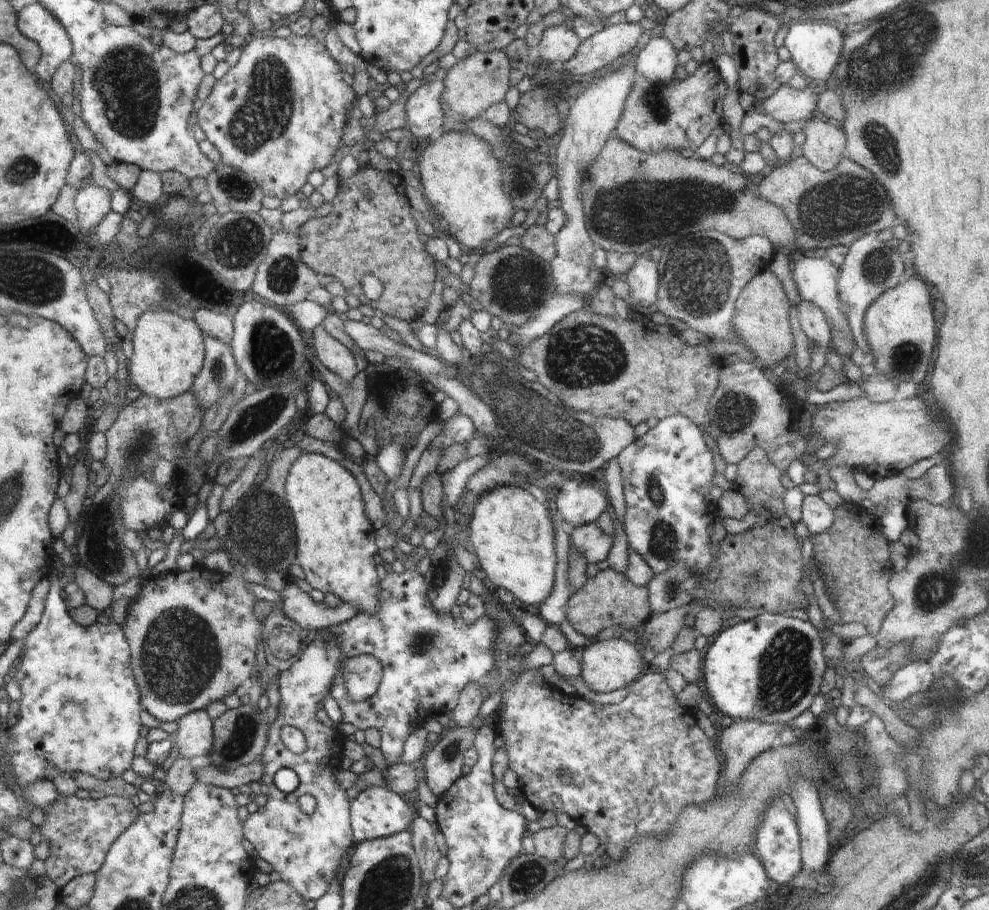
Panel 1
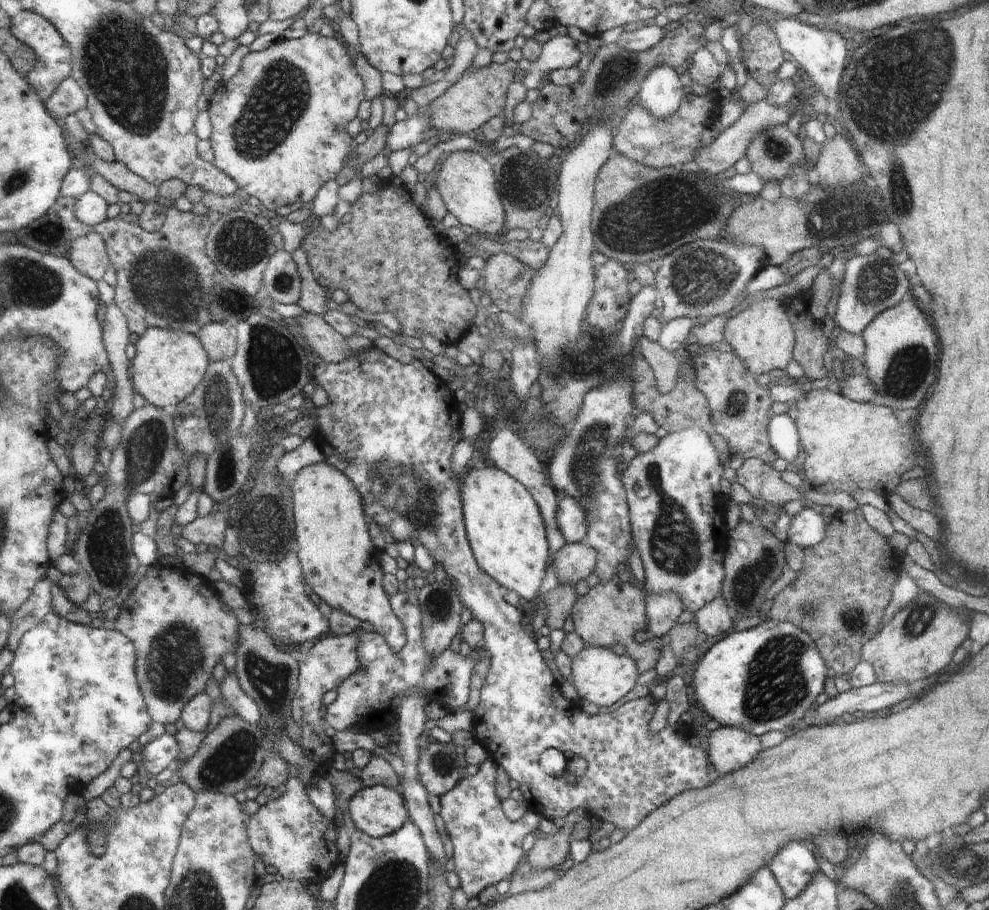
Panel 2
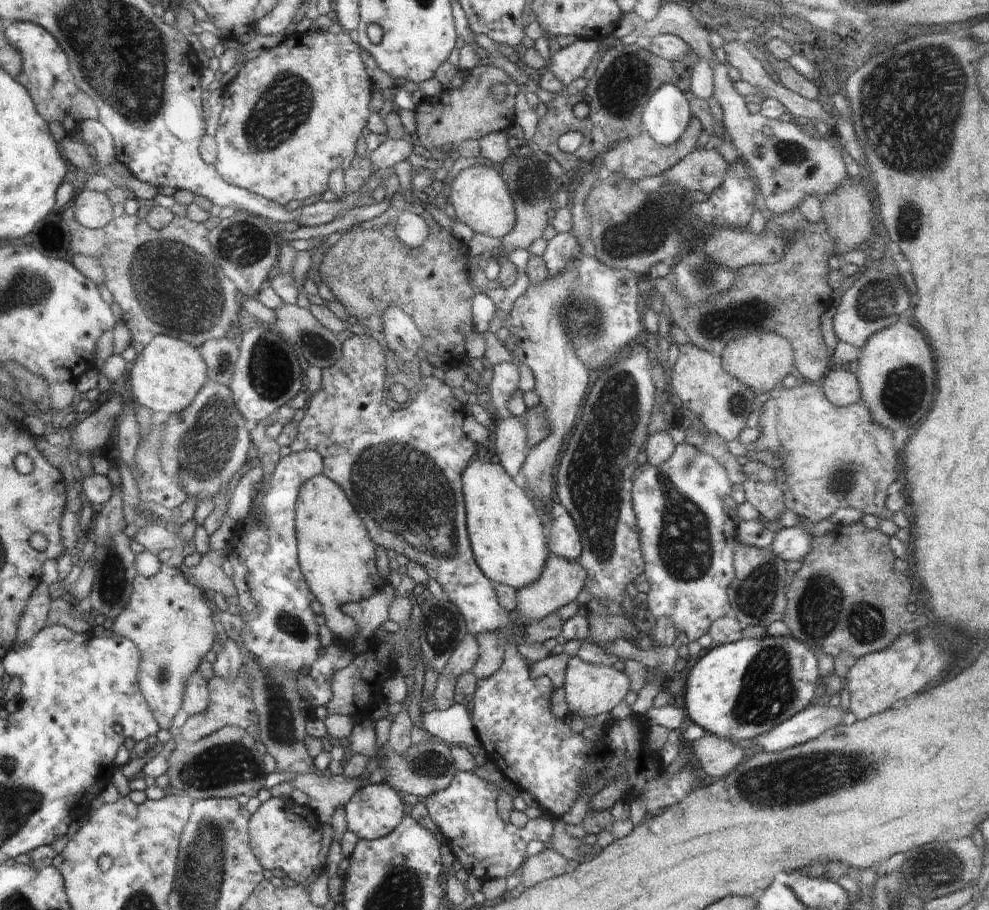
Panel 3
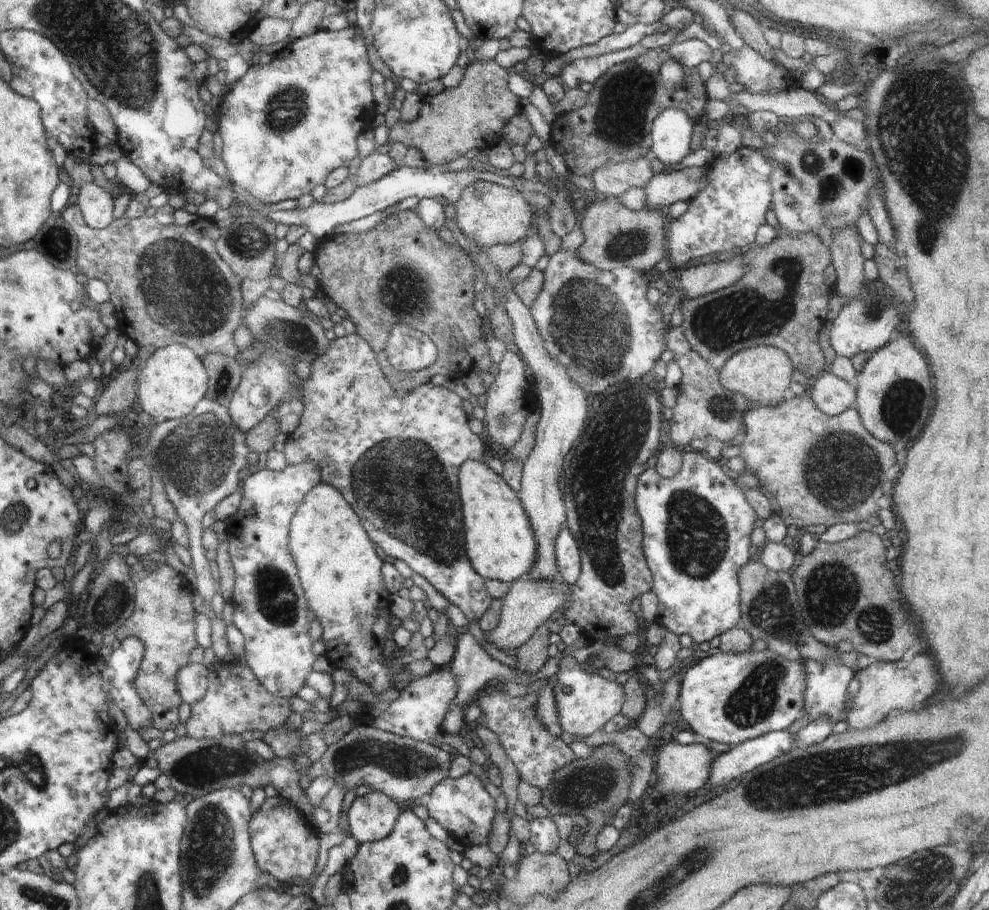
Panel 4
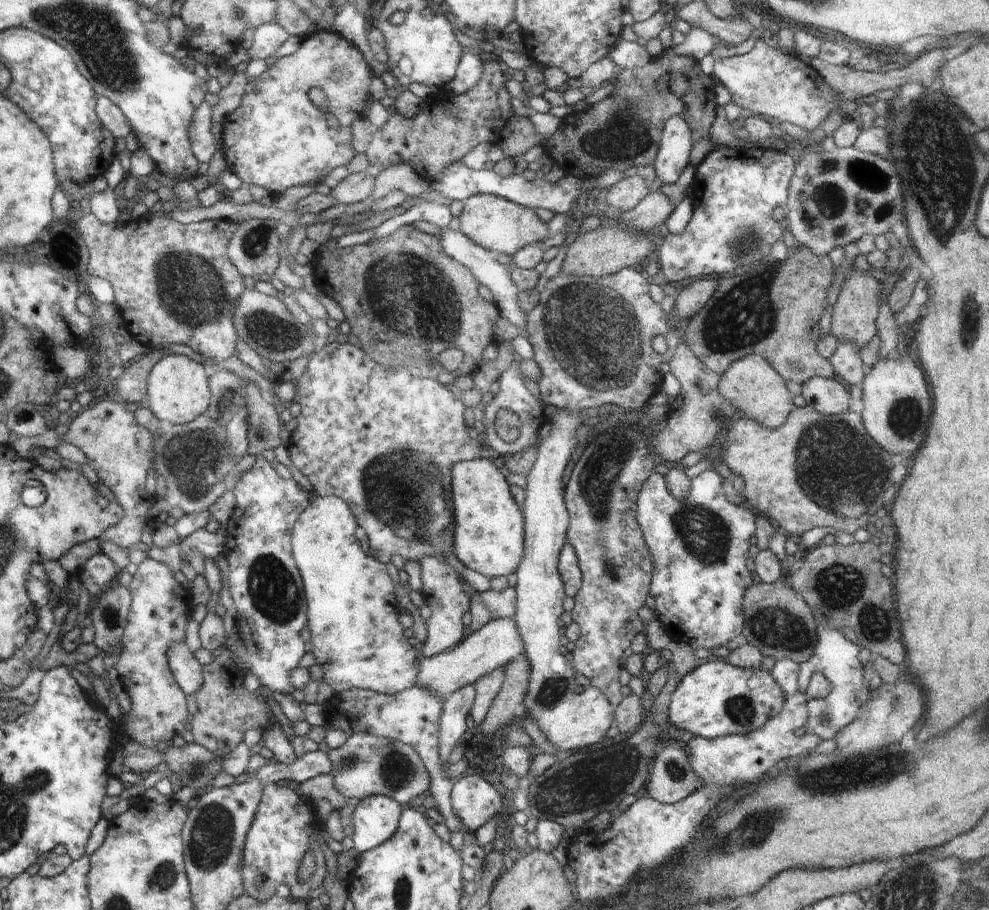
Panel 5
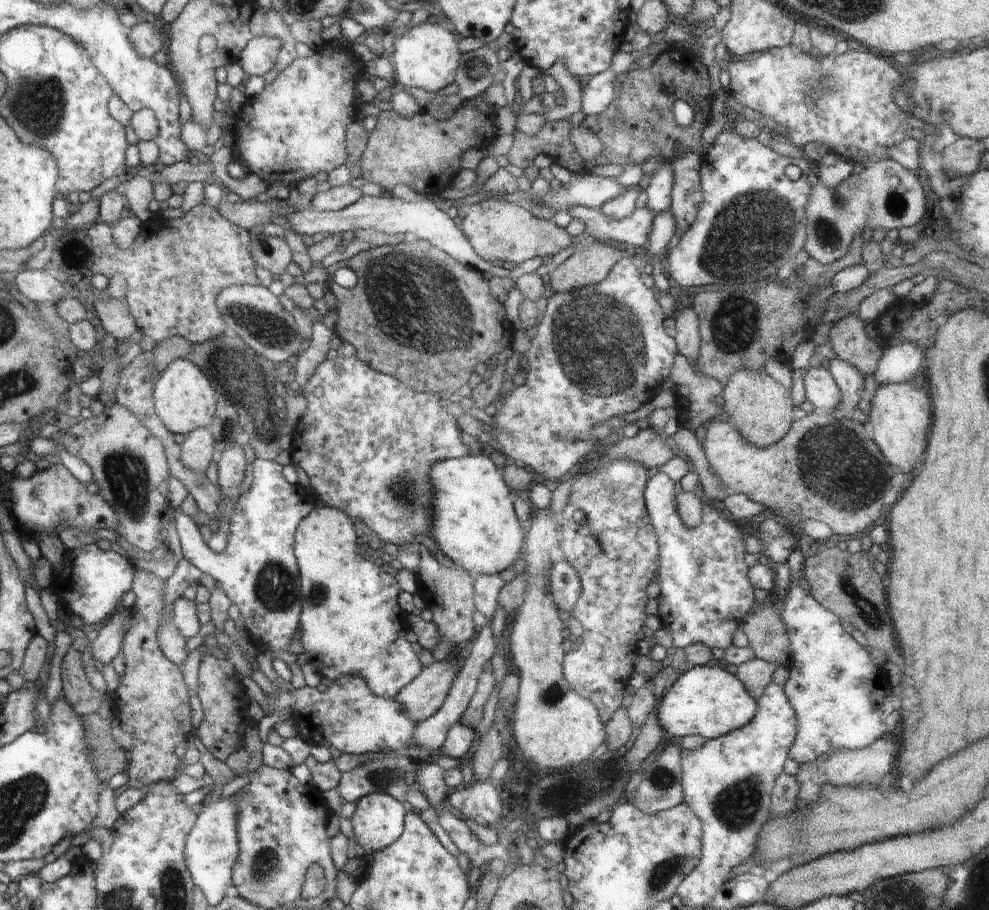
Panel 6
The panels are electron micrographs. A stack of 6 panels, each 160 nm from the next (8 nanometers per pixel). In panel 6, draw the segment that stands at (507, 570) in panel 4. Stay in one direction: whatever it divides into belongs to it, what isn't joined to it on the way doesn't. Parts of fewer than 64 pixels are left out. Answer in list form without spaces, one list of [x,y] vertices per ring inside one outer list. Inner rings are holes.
[[[484,455],[446,459],[434,464],[430,480],[436,488],[434,524],[430,536],[452,562],[473,575],[500,573],[514,566],[525,544],[525,527],[517,517],[510,490]]]

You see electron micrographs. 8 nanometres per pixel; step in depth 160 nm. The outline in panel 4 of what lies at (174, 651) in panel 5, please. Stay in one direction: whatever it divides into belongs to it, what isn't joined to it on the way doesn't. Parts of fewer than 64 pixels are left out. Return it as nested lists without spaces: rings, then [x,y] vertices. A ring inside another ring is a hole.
[[[192,662],[181,668],[177,676],[177,689],[182,695],[182,700],[192,706],[205,697],[208,671],[203,664]]]

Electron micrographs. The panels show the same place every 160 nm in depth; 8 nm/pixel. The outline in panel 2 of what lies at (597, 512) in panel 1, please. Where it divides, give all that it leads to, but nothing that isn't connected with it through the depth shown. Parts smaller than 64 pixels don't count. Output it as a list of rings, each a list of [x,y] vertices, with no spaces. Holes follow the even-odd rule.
[[[560,495],[556,513],[556,524],[566,543],[582,543],[588,534],[588,520],[578,500]]]

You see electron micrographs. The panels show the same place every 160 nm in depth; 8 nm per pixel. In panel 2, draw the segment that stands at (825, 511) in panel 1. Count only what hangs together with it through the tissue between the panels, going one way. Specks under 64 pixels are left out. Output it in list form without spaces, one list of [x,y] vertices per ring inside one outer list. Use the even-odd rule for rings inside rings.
[[[809,505],[797,515],[794,515],[788,528],[787,541],[800,546],[800,548],[813,547],[825,539],[824,520]]]

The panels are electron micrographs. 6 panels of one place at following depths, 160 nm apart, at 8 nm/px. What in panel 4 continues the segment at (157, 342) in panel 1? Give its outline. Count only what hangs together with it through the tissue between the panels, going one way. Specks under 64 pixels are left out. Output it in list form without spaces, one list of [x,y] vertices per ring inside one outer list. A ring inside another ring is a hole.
[[[172,343],[156,351],[139,364],[137,376],[138,398],[136,408],[144,410],[160,422],[188,416],[208,392],[207,370],[204,361],[192,349],[180,343]]]

